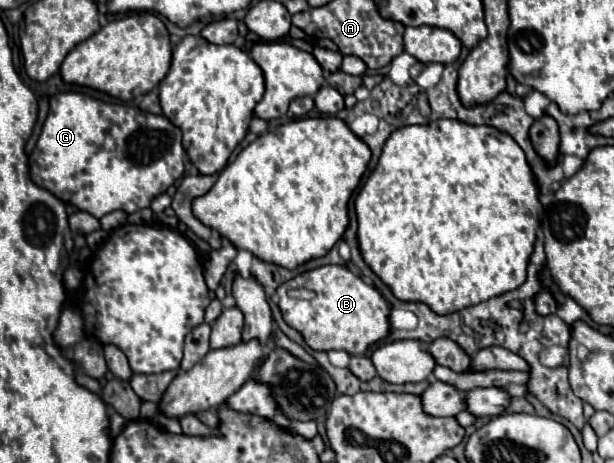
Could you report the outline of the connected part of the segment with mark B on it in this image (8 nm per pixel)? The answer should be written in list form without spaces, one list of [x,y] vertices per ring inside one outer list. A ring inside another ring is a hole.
[[[323,265],[323,267],[317,267],[317,269],[305,271],[305,273],[293,277],[291,281],[281,283],[277,287],[277,297],[279,297],[279,309],[283,313],[285,323],[289,327],[297,329],[303,335],[305,343],[313,351],[343,349],[349,355],[361,355],[373,343],[377,343],[377,341],[381,341],[381,339],[385,339],[389,335],[389,305],[387,305],[387,301],[381,297],[381,293],[373,285],[363,283],[363,279],[353,275],[343,265]],[[289,289],[299,289],[301,295],[297,299],[289,297],[287,295]]]

